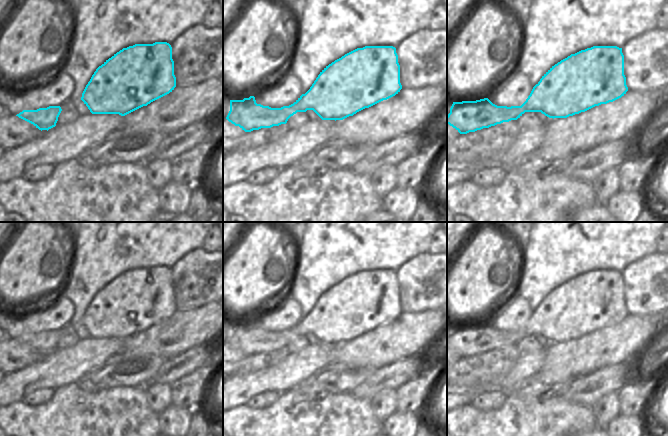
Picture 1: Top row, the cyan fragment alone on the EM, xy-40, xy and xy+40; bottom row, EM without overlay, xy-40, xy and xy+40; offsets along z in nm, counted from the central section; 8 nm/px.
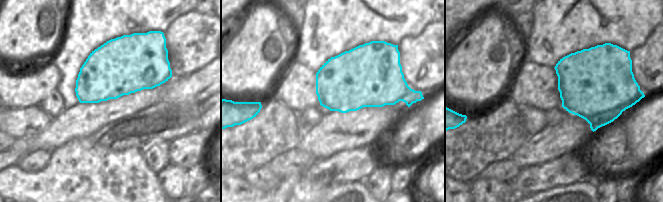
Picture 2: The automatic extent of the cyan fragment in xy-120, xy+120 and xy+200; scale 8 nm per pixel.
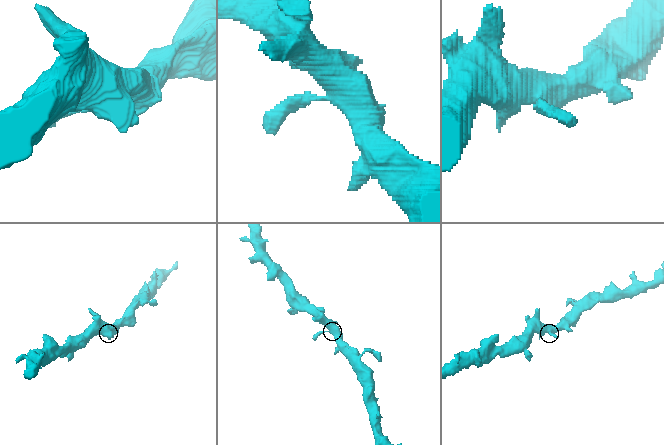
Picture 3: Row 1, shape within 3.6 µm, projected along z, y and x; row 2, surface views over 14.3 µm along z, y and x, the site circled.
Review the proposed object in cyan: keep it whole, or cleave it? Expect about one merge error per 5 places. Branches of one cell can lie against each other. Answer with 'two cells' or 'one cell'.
one cell

